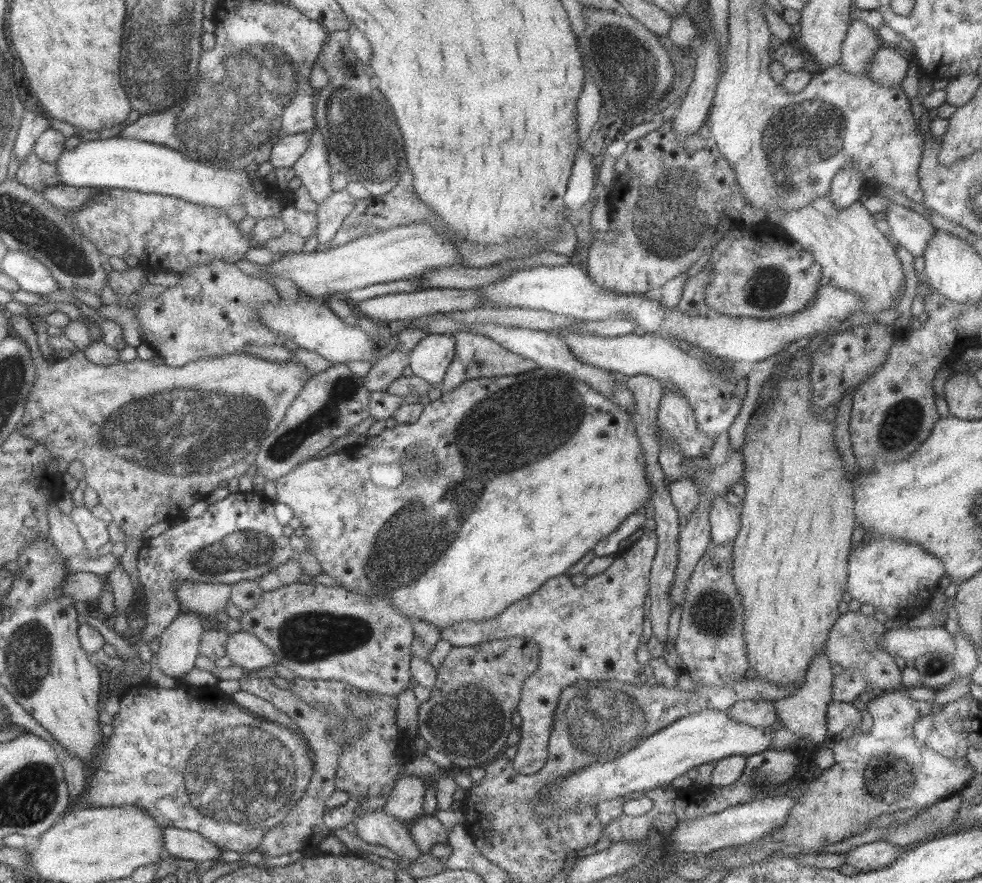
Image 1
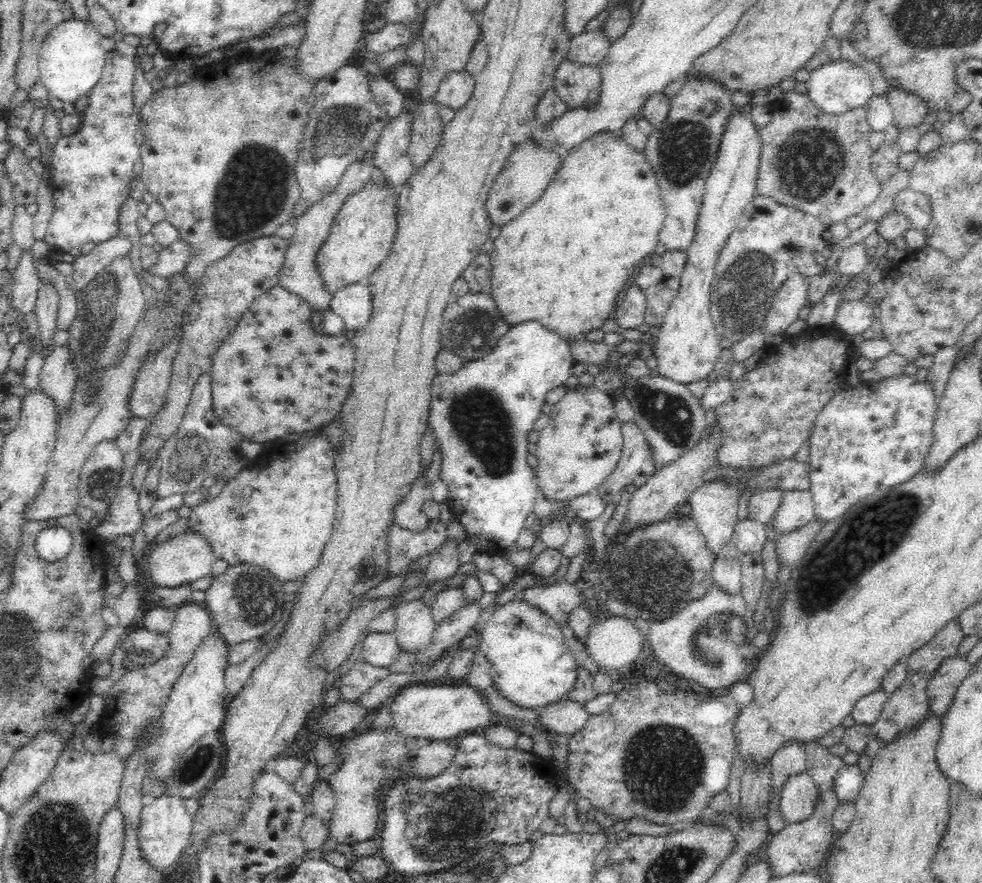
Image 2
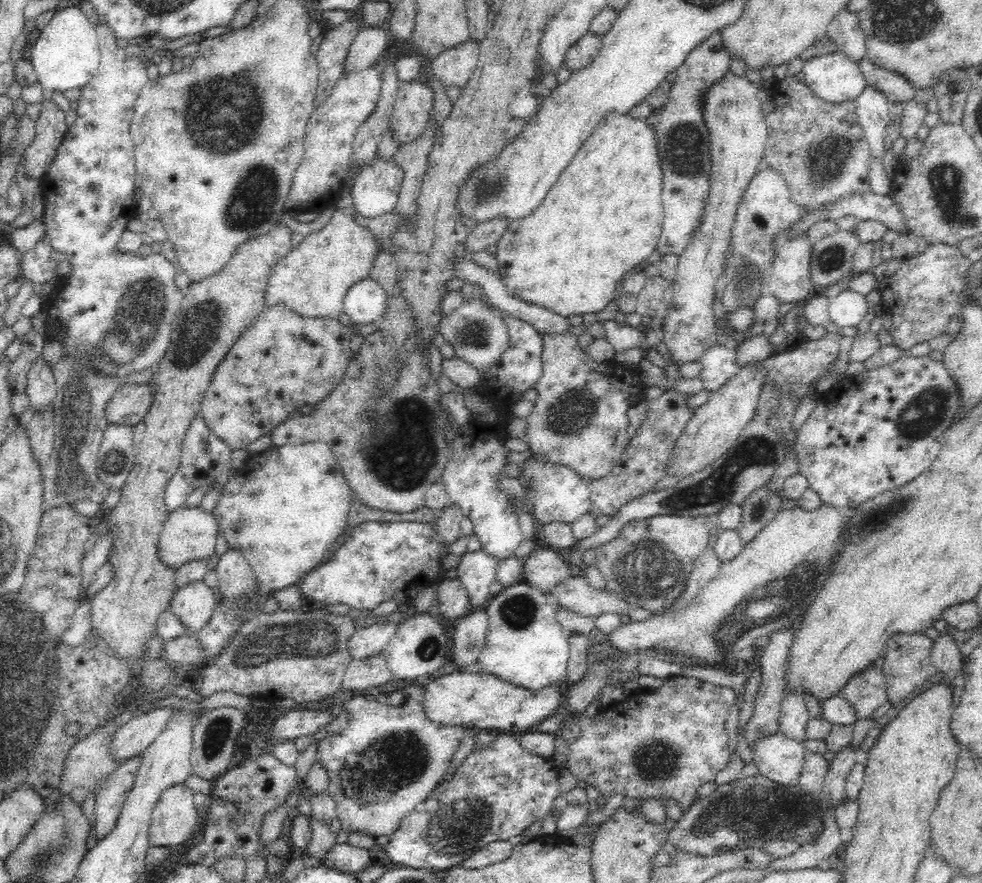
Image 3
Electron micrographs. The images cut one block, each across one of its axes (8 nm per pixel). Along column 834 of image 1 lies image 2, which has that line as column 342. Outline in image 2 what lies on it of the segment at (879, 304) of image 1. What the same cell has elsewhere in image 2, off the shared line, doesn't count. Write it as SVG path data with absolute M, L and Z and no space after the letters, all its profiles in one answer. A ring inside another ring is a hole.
M376 176L352 193L337 212L328 236L314 258L326 291L334 294L342 287L368 278L389 255L397 226L396 189L386 187L384 179Z

